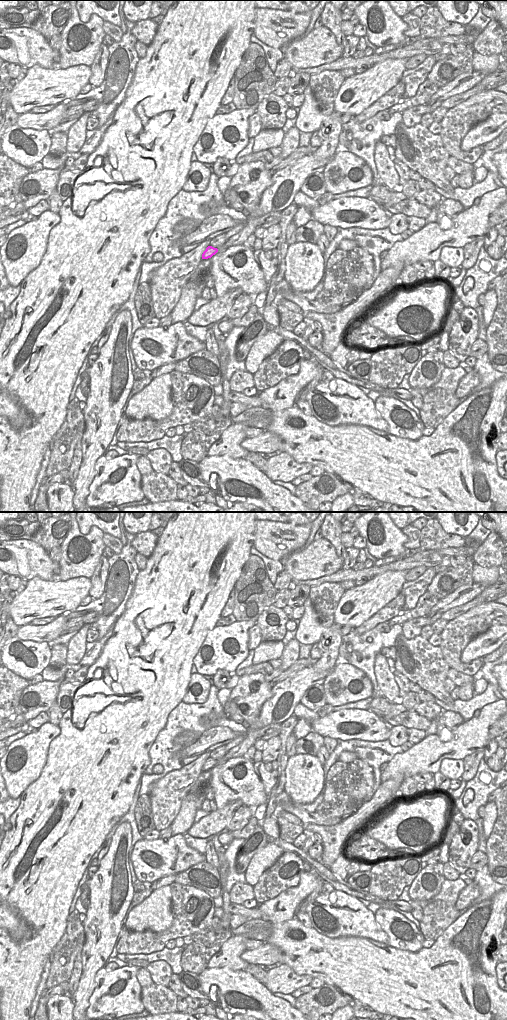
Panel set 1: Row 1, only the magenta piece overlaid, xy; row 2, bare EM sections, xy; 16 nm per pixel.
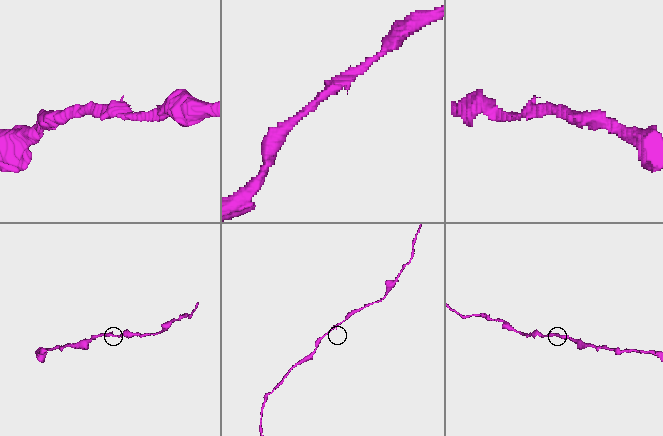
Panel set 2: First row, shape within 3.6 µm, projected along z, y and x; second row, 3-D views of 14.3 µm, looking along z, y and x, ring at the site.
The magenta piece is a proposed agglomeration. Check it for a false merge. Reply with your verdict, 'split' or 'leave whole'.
leave whole

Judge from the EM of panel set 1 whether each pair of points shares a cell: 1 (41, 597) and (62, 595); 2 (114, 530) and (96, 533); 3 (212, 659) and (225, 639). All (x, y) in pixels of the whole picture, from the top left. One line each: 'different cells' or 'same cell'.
1: same cell
2: different cells
3: same cell

